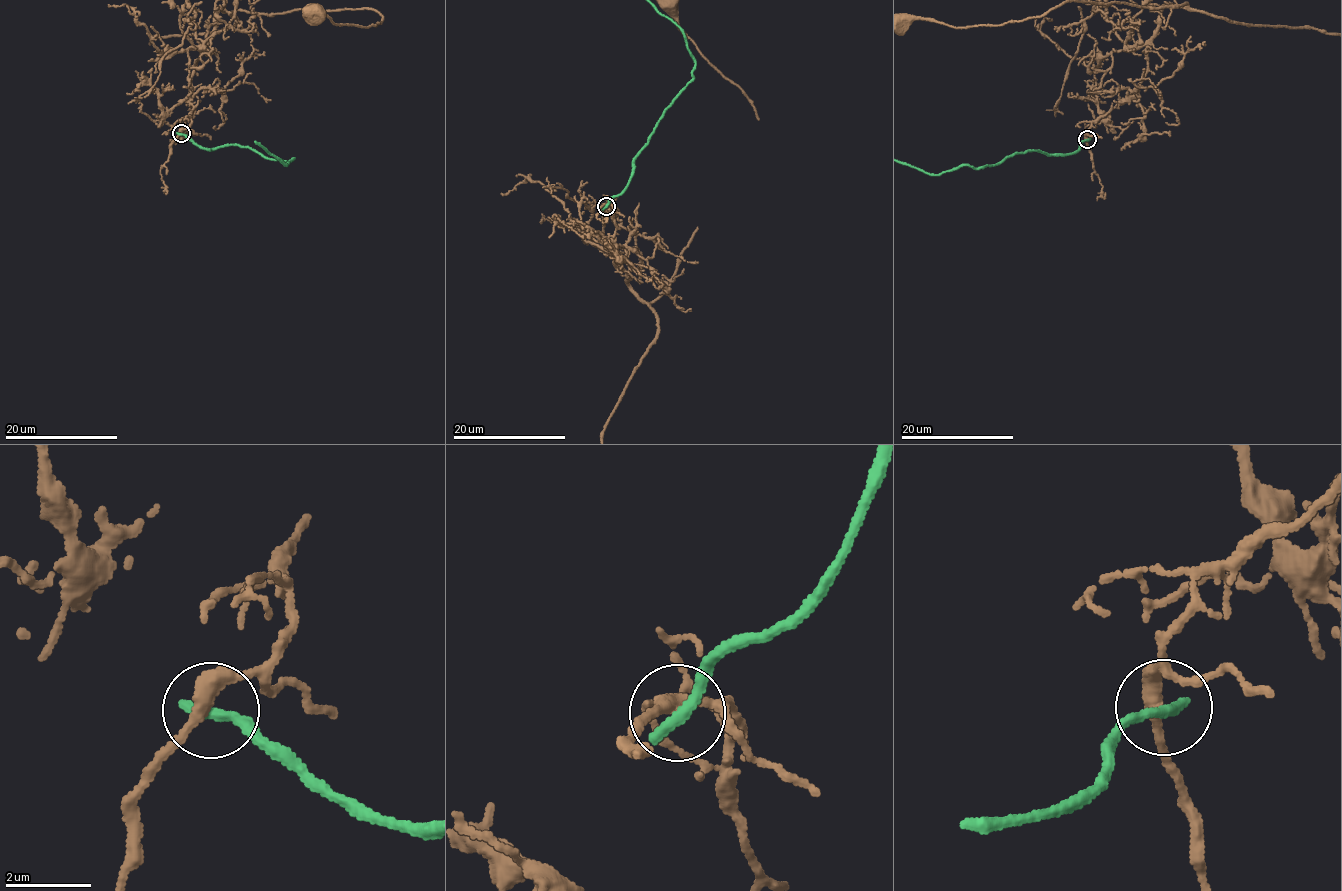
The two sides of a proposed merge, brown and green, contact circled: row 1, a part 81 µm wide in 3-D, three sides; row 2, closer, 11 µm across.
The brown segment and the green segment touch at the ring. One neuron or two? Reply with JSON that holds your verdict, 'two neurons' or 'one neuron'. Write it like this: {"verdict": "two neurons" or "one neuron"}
{"verdict": "two neurons"}

